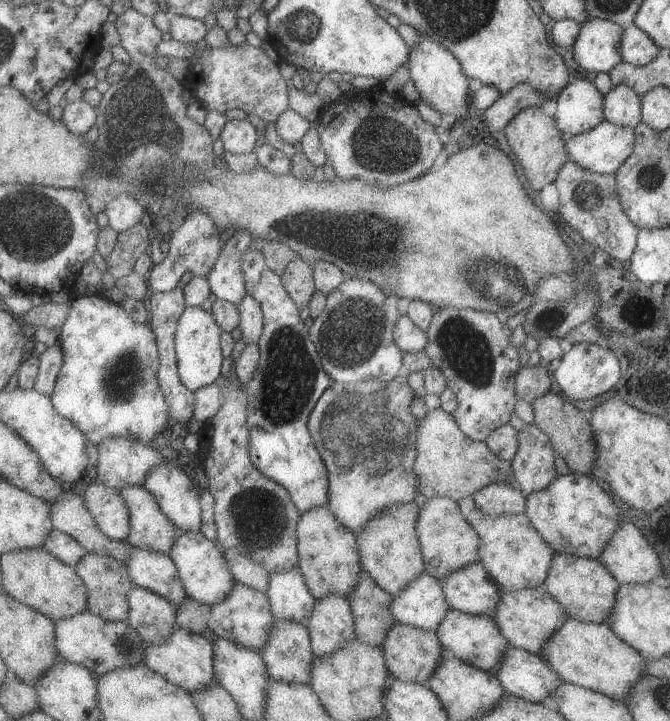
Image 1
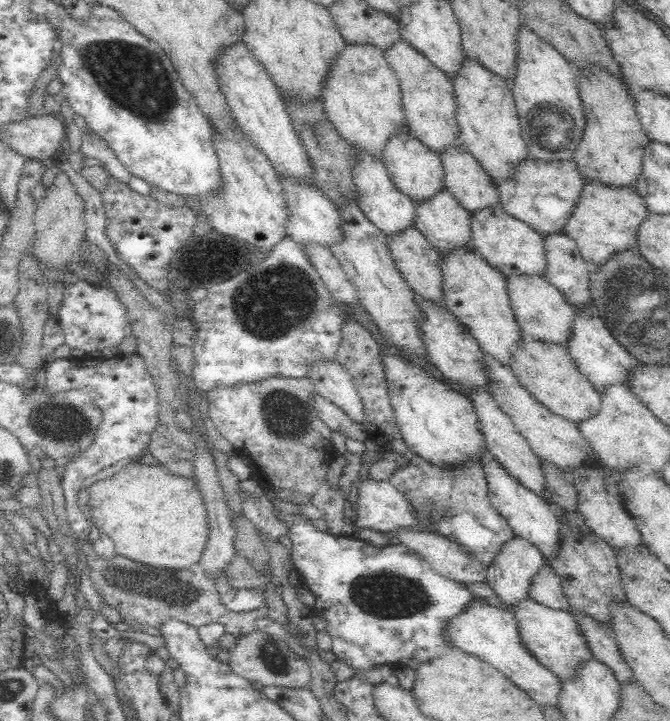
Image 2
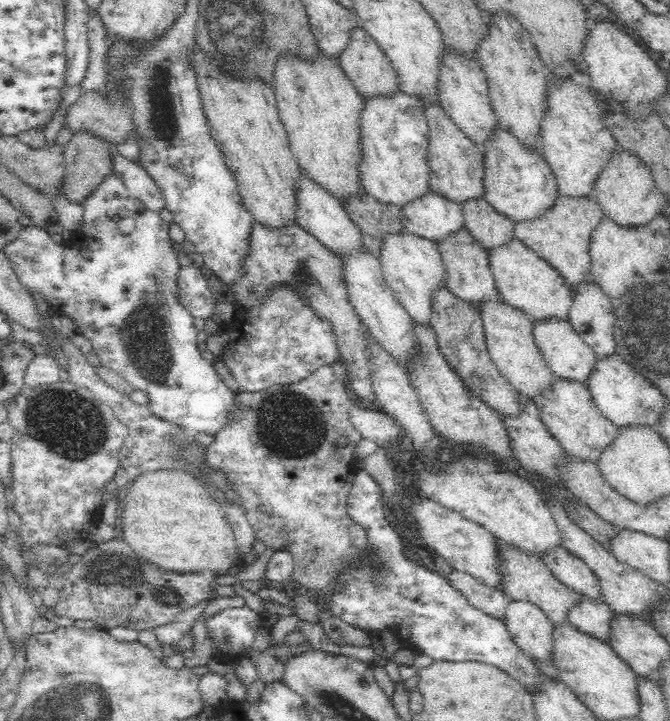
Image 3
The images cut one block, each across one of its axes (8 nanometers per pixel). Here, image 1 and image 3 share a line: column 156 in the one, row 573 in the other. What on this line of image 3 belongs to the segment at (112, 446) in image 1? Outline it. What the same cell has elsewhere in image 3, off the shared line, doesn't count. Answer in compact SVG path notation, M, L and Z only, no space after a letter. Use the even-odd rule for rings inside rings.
M453 569L452 572L446 574L446 577L450 584L469 600L471 605L490 616L502 619L506 605L512 601L501 589L488 586L482 582L482 579L468 573Z

